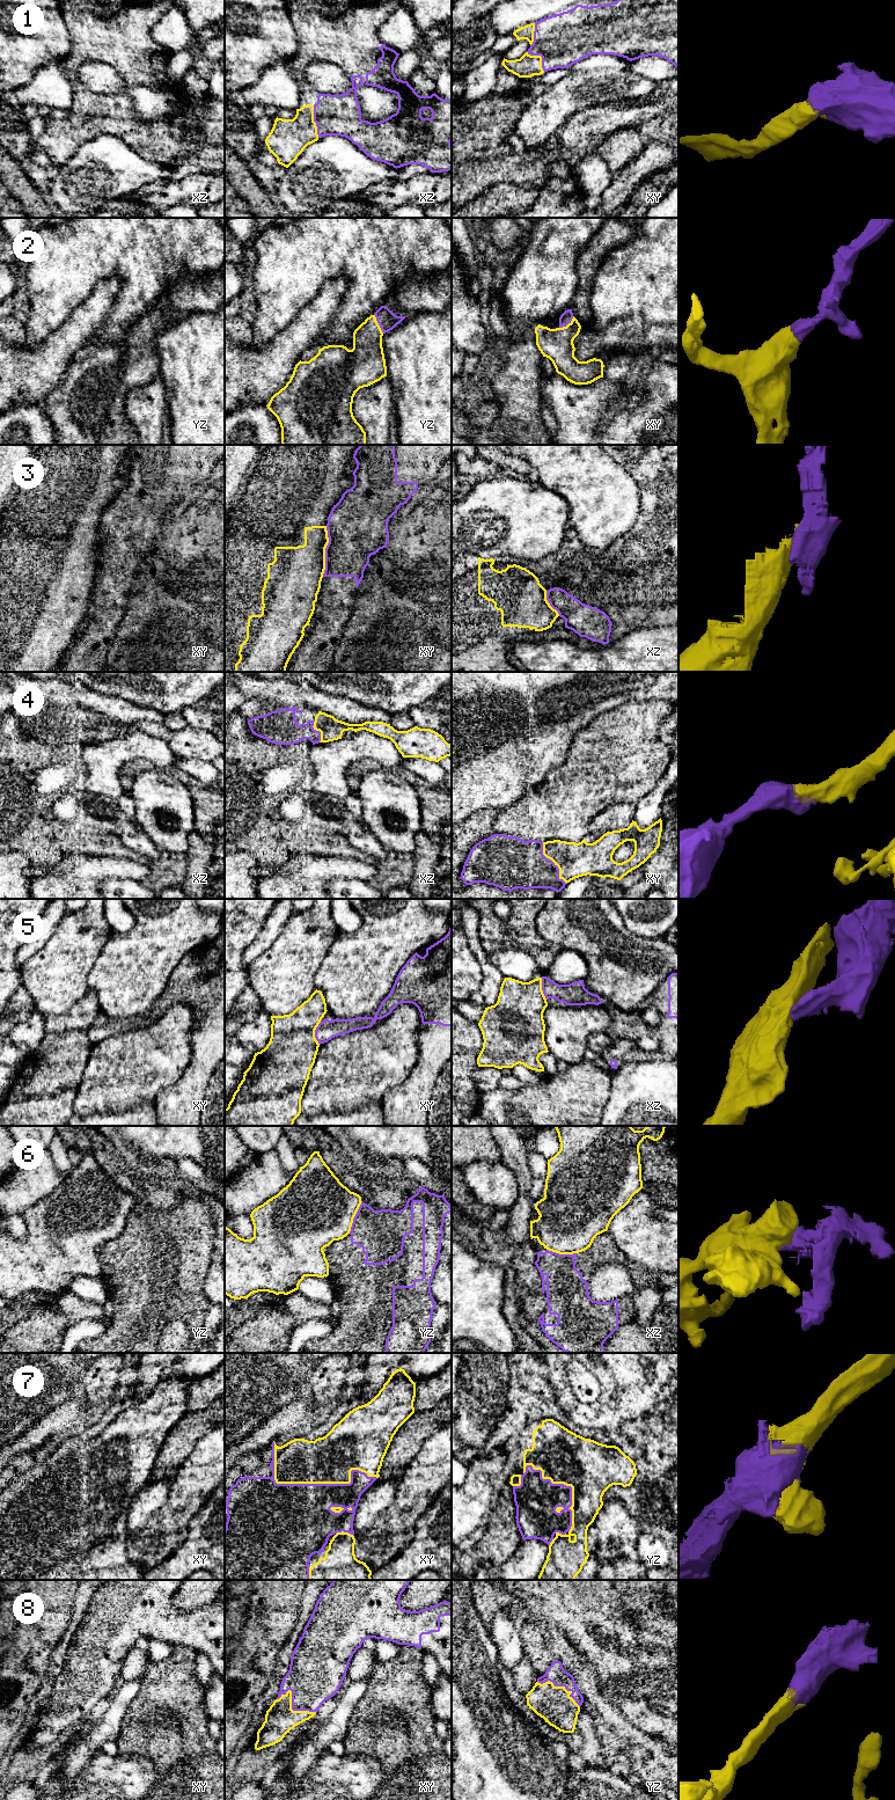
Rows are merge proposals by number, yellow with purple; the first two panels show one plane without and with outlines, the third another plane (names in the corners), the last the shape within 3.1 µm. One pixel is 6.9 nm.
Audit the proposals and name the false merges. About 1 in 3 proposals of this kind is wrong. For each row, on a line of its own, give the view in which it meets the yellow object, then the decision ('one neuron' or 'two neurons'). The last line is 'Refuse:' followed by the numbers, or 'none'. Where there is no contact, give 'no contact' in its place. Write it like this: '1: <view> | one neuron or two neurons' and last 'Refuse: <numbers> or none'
1: xz | one neuron
2: yz | one neuron
3: xy | two neurons
4: xy | one neuron
5: xy | two neurons
6: yz | two neurons
7: xy | one neuron
8: xy | one neuron
Refuse: 3, 5, 6

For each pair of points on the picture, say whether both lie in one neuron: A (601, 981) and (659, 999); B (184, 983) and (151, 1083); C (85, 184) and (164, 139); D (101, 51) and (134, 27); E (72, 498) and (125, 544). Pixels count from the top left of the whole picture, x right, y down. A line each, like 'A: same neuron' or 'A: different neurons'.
A: different neurons
B: different neurons
C: different neurons
D: same neuron
E: different neurons

